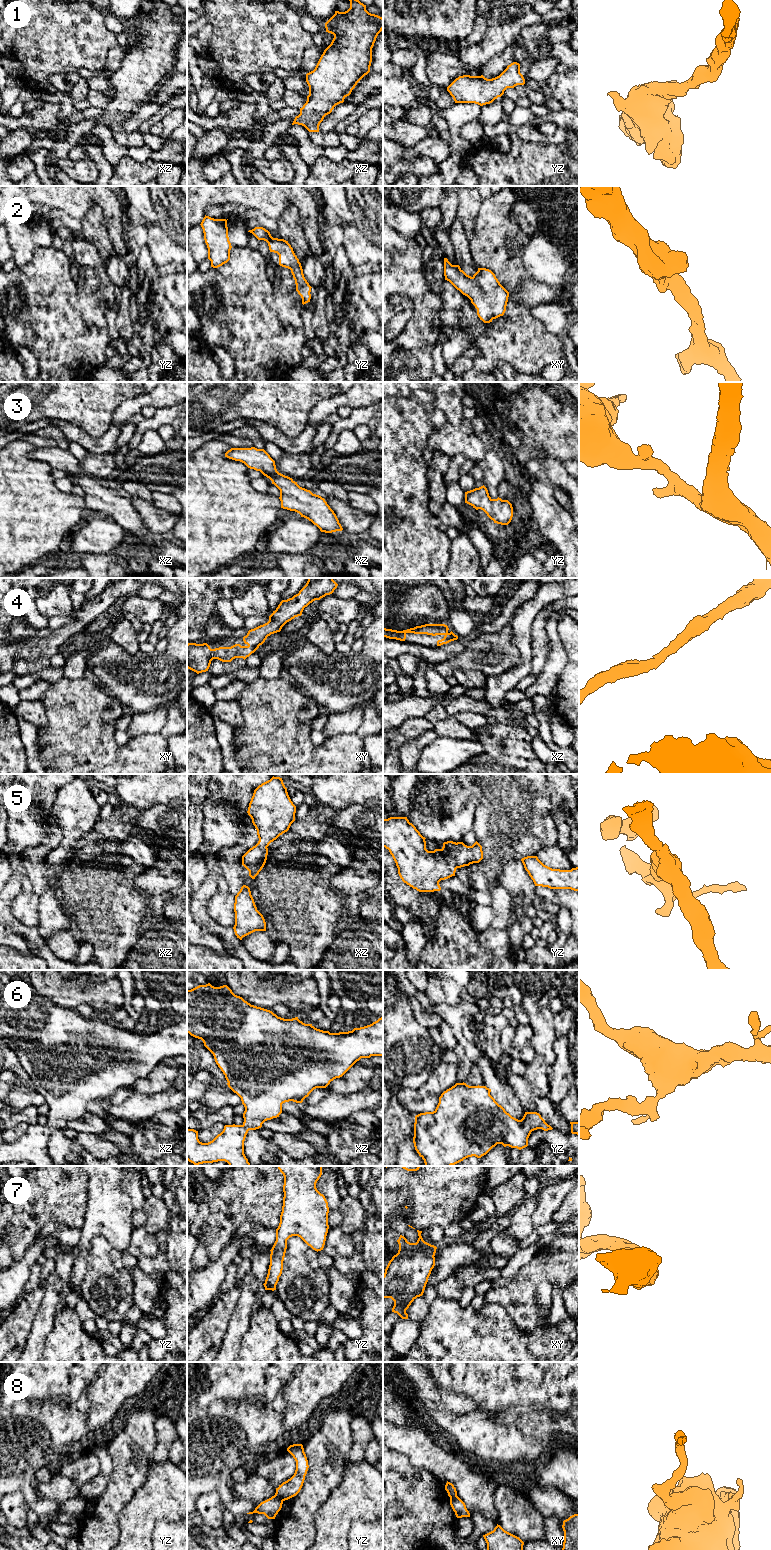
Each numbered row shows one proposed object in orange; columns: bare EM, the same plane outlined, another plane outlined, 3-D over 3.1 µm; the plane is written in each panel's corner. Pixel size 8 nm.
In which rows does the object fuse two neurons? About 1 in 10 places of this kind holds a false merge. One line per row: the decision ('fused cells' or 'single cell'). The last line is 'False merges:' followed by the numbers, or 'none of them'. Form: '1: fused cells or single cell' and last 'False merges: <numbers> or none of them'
1: single cell
2: single cell
3: single cell
4: single cell
5: single cell
6: single cell
7: single cell
8: fused cells
False merges: 8

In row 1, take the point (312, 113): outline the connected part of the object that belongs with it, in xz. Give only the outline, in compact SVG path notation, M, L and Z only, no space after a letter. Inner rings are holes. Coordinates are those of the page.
M359 0L349 1L347 11L335 11L325 23L334 38L315 69L306 74L309 95L292 125L302 125L309 132L319 132L324 117L370 72L372 48L383 30L382 17L369 13Z

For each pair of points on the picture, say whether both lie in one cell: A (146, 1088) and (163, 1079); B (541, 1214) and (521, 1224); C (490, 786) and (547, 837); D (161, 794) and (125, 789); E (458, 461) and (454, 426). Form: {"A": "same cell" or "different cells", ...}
{"A": "same cell", "B": "different cells", "C": "same cell", "D": "same cell", "E": "different cells"}

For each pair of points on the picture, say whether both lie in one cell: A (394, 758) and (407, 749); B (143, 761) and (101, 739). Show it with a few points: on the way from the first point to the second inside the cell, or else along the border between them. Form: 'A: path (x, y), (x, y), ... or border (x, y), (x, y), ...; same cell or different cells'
A: border (398, 750), (401, 763); different cells
B: path (133, 761), (123, 761), (111, 749); same cell

